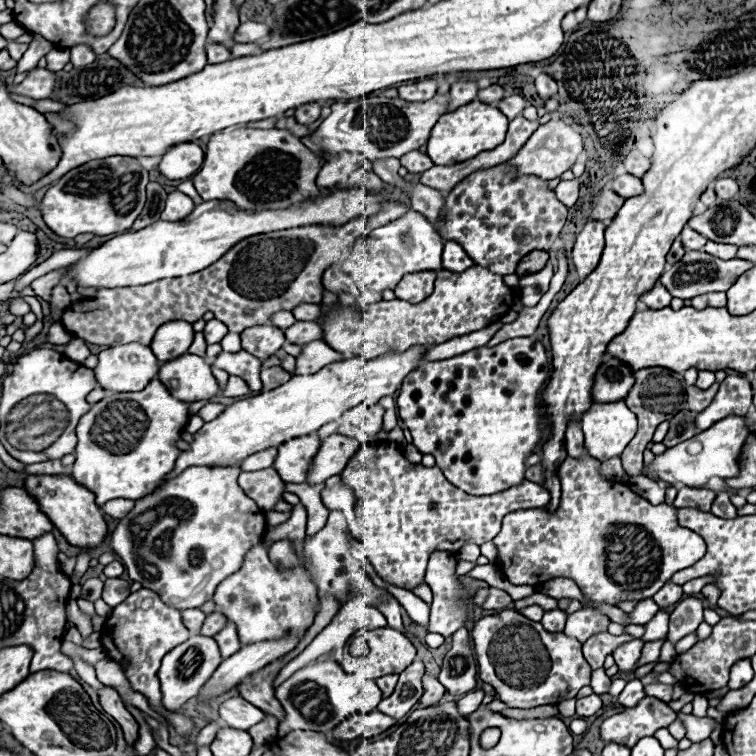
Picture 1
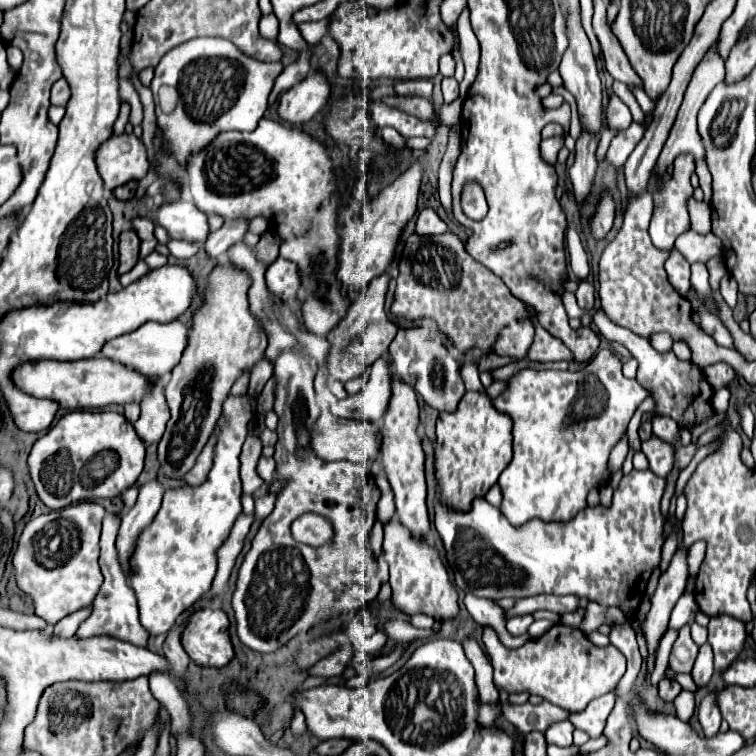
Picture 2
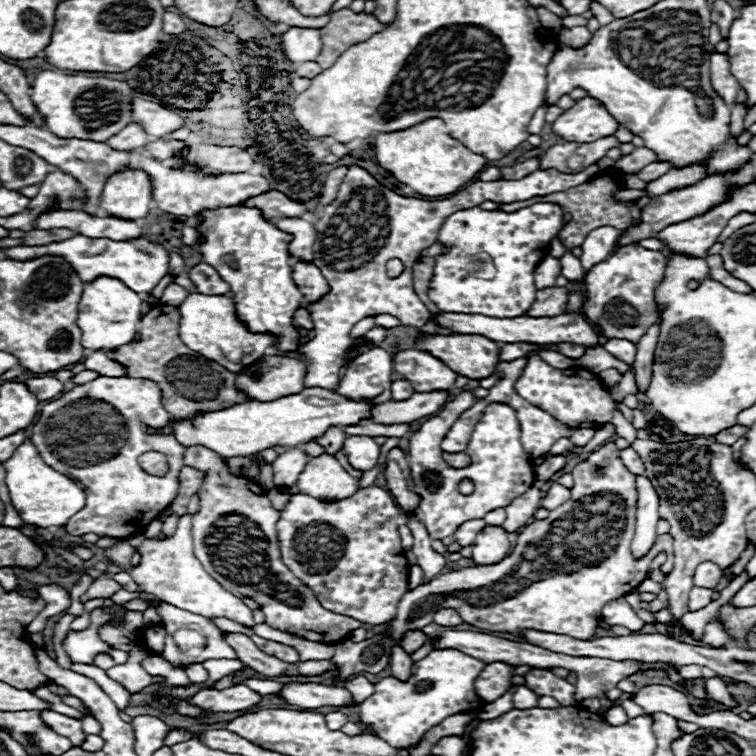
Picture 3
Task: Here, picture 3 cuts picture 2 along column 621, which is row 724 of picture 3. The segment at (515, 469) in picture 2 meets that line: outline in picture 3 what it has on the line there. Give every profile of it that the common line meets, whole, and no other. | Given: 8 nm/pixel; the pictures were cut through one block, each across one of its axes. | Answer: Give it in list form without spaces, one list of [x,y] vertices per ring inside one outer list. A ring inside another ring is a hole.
[[[432,650],[426,658],[414,663],[410,680],[401,682],[388,676],[376,684],[374,696],[358,706],[362,728],[372,726],[376,736],[382,736],[382,740],[386,740],[394,748],[416,746],[422,736],[430,728],[438,726],[444,718],[460,712],[478,712],[484,706],[484,700],[474,690],[474,682],[484,668],[486,664],[482,660],[460,650]],[[390,700],[400,704],[390,704]]]

